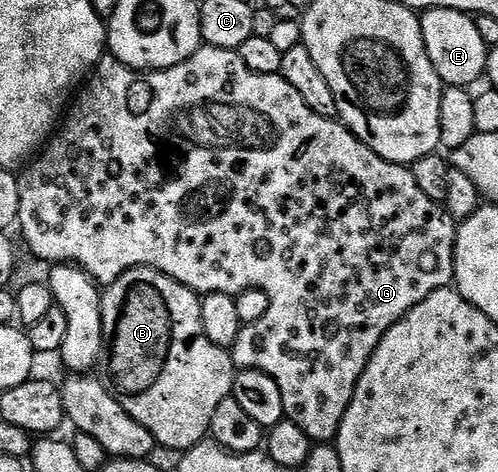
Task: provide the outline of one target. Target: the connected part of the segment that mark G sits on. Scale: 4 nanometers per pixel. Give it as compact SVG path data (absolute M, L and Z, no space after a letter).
M202 45L183 64L152 72L132 70L112 56L99 59L96 70L72 99L55 133L21 172L17 178L19 212L16 225L21 226L22 240L41 262L78 266L102 287L109 286L137 266L146 266L171 276L171 280L191 288L198 296L215 292L236 296L244 290L267 292L267 316L254 326L241 327L231 348L233 364L237 370L267 372L267 376L279 384L279 392L283 392L286 419L299 424L299 428L303 428L303 432L317 444L329 444L336 439L357 382L379 340L383 340L385 333L408 310L431 296L431 292L446 289L453 282L453 241L457 239L457 226L444 205L433 202L419 189L419 184L415 184L412 169L383 160L337 118L324 118L319 112L311 112L303 96L299 96L297 89L291 88L280 74L263 76L251 72L236 50Z

